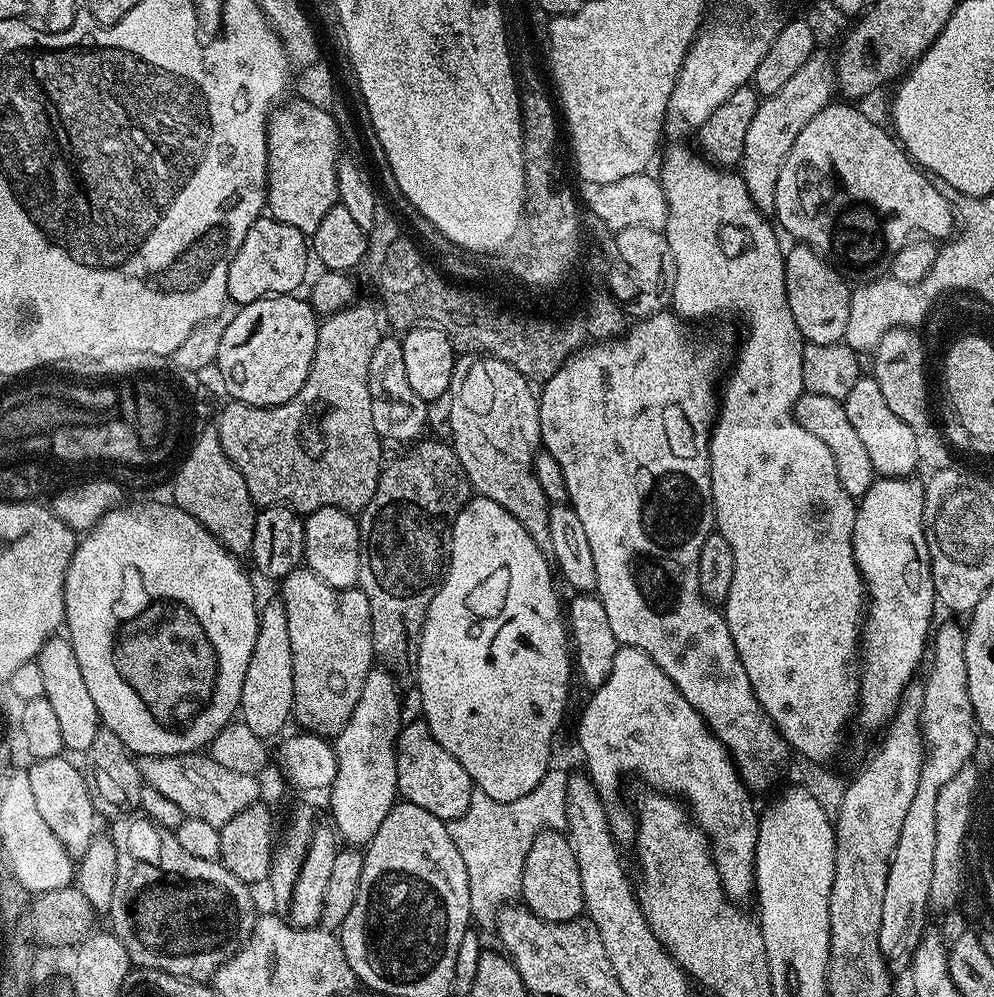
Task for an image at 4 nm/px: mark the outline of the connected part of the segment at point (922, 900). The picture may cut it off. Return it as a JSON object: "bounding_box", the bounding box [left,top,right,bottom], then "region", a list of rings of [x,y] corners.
{"bounding_box":[878,624,978,977],"region":[[[944,624],[935,629],[930,640],[930,660],[932,656],[932,670],[928,674],[928,681],[923,681],[924,697],[920,707],[920,730],[924,733],[924,765],[922,774],[918,777],[918,790],[914,793],[912,805],[906,812],[906,819],[902,822],[902,834],[898,834],[896,849],[892,851],[892,860],[888,864],[886,878],[886,894],[882,894],[882,922],[878,926],[878,946],[884,955],[884,961],[893,977],[907,977],[912,967],[912,960],[920,941],[926,935],[924,923],[930,913],[930,878],[934,878],[934,845],[938,839],[938,793],[958,770],[969,767],[975,754],[975,744],[978,737],[976,715],[970,702],[970,690],[966,676],[966,638],[965,629],[956,624]]]}

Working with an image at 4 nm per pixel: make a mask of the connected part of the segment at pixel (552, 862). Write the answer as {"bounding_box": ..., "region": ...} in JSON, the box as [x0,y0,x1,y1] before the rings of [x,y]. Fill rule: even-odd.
{"bounding_box":[520,830,584,922],"region":[[[545,830],[534,838],[522,866],[520,887],[523,907],[545,922],[575,920],[584,912],[582,874],[578,874],[578,858],[570,846],[567,835],[560,830]]]}

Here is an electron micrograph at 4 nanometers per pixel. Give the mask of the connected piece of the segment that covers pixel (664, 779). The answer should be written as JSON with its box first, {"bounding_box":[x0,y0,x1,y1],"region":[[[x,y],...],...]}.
{"bounding_box":[576,646,761,902],"region":[[[621,646],[614,654],[614,670],[610,674],[610,678],[606,678],[606,682],[602,682],[602,686],[595,689],[591,693],[592,696],[588,700],[588,705],[584,708],[584,713],[580,716],[580,729],[577,730],[576,736],[580,739],[580,752],[588,759],[588,769],[586,775],[596,789],[600,791],[600,796],[606,802],[612,802],[616,796],[616,791],[620,788],[620,779],[623,776],[641,776],[645,780],[649,789],[665,794],[675,794],[682,798],[693,821],[708,835],[708,842],[712,845],[712,857],[716,863],[716,869],[720,875],[720,881],[724,887],[724,892],[731,900],[744,902],[747,896],[751,897],[755,889],[755,844],[758,842],[759,824],[761,813],[756,810],[756,804],[753,793],[744,785],[740,778],[740,771],[736,769],[736,763],[731,758],[724,743],[716,737],[716,735],[708,729],[708,724],[700,717],[698,710],[694,710],[694,706],[690,706],[690,702],[686,702],[686,698],[682,698],[682,694],[678,690],[678,686],[674,686],[674,682],[670,682],[670,678],[666,678],[666,674],[656,663],[649,658],[642,650],[637,648],[625,648]]]}

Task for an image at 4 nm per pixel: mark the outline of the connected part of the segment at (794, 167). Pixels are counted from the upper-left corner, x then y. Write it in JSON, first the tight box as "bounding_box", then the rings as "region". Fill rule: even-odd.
{"bounding_box":[774,102,954,264],"region":[[[839,102],[827,104],[821,112],[814,114],[814,118],[810,118],[810,122],[806,122],[806,126],[802,126],[802,134],[798,134],[798,138],[794,138],[794,146],[790,146],[790,154],[786,154],[786,162],[782,162],[782,170],[778,174],[778,186],[774,194],[774,217],[776,216],[777,220],[775,220],[775,223],[781,229],[784,227],[793,236],[791,238],[793,241],[806,244],[815,252],[819,252],[825,257],[833,258],[832,256],[837,256],[838,259],[845,260],[848,264],[872,264],[879,256],[886,255],[885,257],[887,257],[889,254],[894,254],[898,249],[903,248],[905,244],[909,243],[910,237],[913,234],[919,234],[924,238],[931,238],[933,241],[947,241],[954,232],[954,208],[951,203],[948,205],[947,198],[935,188],[937,185],[930,179],[929,173],[925,172],[900,147],[895,135],[887,127],[885,127],[886,129],[879,128],[866,113],[859,112],[856,106],[853,106],[851,103],[840,103],[844,104],[839,104]]]}

